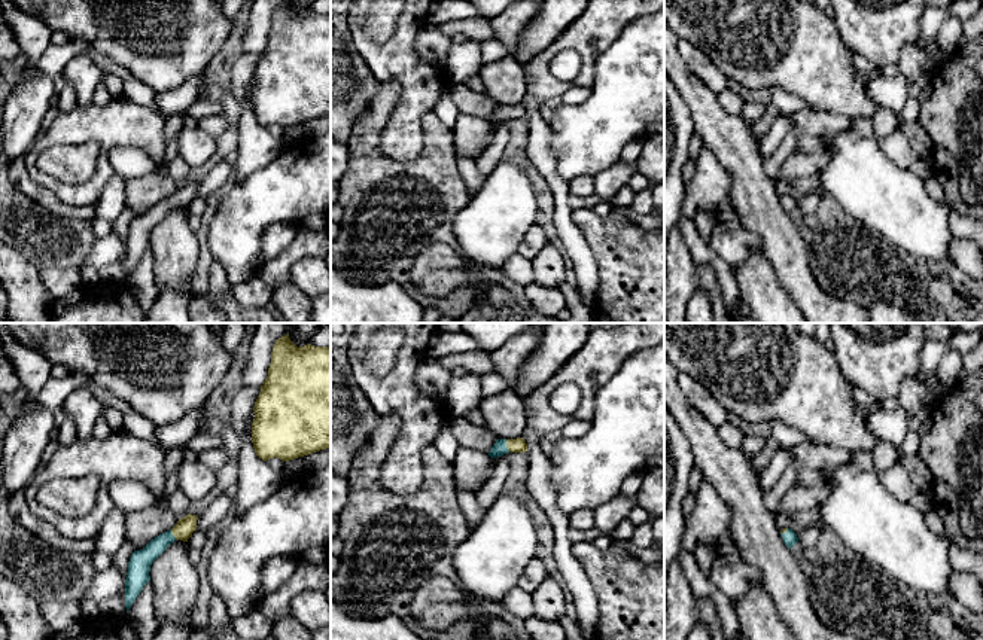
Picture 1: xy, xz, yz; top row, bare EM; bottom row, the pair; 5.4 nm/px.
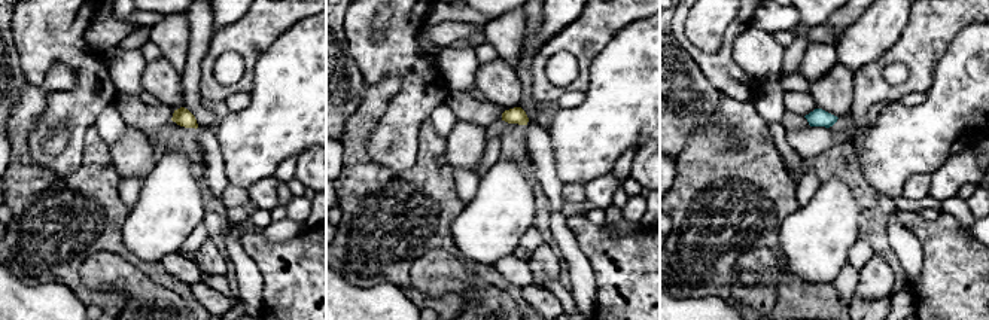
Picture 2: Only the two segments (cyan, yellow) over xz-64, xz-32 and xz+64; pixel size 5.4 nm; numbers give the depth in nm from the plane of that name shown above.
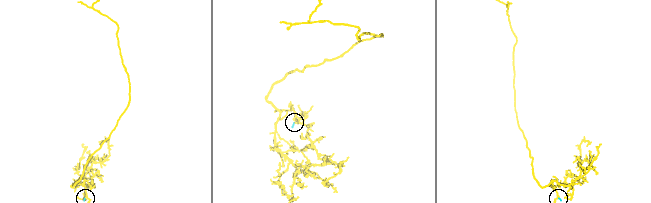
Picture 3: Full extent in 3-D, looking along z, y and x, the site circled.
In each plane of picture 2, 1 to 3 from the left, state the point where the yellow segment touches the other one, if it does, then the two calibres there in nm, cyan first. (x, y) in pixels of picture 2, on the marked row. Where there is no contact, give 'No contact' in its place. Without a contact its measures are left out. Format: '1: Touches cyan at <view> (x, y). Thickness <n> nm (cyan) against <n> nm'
1: No contact
2: No contact
3: No contact

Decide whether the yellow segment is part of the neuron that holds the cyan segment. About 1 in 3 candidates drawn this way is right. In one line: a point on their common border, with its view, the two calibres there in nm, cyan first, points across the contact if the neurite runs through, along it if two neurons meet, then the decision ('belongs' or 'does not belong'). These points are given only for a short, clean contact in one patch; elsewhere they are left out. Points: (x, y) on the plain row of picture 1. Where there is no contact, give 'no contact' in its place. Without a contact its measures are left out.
meets cyan in xz at (505, 112); 80 nm thick on the cyan side, 80 nm on the other; runs through xz (499, 115), (505, 112), (514, 112); belongs

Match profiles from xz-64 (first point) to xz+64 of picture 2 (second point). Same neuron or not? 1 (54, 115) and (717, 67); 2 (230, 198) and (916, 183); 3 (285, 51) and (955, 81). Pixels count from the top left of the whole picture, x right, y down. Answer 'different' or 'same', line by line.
1: same
2: same
3: same

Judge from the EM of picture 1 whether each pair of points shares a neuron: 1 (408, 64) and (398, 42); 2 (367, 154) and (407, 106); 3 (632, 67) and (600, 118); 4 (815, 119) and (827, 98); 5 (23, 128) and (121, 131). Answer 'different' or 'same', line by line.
1: same
2: different
3: same
4: different
5: different

